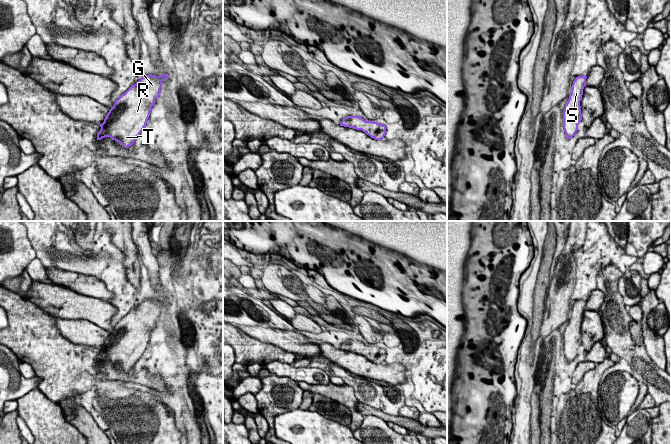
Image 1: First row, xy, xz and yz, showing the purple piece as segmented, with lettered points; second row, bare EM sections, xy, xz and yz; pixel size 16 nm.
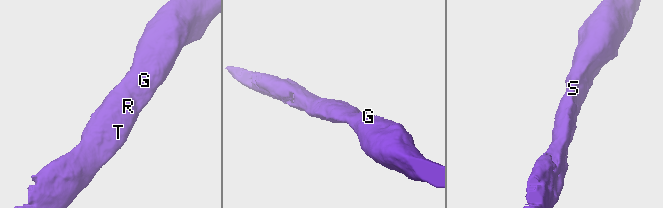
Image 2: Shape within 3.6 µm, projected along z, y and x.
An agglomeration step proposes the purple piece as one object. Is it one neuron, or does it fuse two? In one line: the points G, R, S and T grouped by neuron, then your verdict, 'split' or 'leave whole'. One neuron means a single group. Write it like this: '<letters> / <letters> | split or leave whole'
G R S T | leave whole

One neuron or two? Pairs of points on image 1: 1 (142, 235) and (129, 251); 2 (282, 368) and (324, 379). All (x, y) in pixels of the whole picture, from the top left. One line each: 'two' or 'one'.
1: two
2: one

